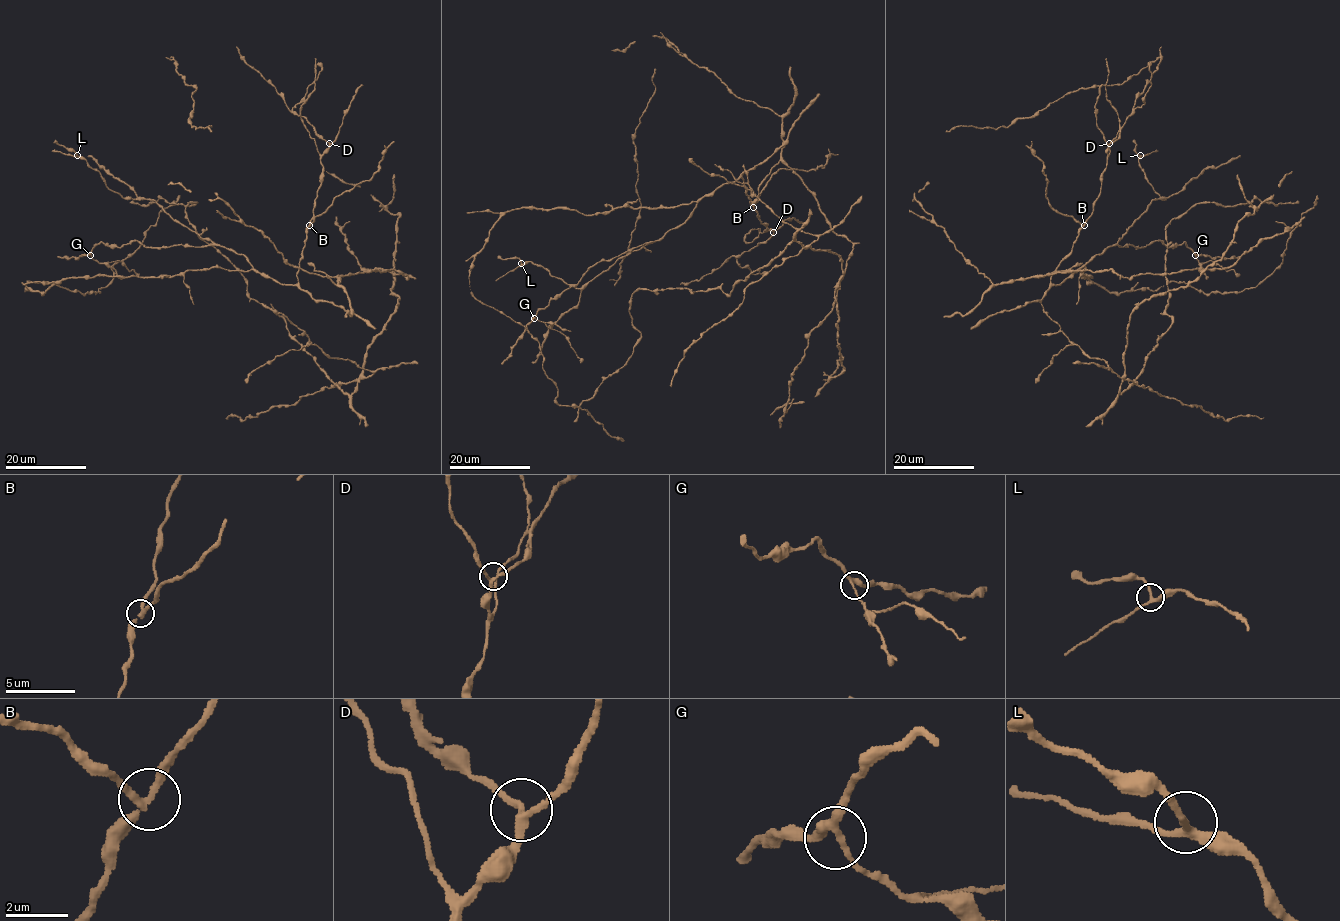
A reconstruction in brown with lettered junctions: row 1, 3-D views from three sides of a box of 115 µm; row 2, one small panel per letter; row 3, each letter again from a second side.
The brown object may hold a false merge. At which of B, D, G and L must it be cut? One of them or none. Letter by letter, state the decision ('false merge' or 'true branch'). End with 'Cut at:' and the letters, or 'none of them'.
B: false merge
D: true branch
G: true branch
L: true branch
Cut at: B

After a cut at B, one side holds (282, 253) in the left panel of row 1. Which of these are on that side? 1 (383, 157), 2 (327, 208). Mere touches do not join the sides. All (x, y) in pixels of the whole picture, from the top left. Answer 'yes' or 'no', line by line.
1: no
2: no

